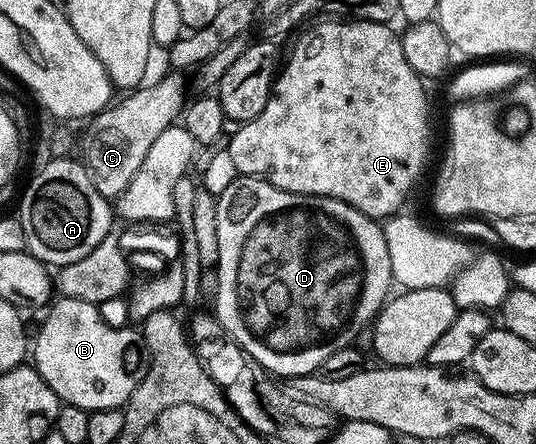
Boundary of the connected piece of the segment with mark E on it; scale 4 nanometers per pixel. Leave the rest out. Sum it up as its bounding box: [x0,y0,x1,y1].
[226,18,428,222]

